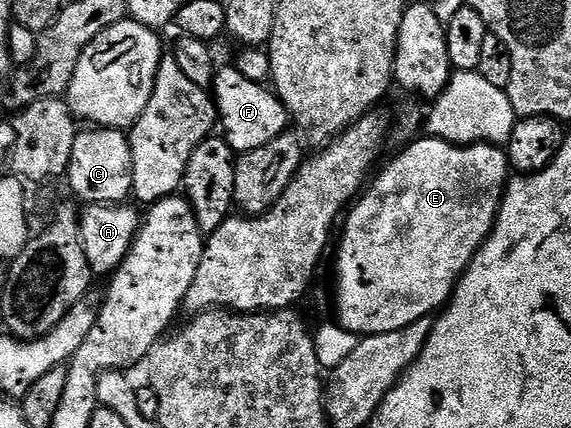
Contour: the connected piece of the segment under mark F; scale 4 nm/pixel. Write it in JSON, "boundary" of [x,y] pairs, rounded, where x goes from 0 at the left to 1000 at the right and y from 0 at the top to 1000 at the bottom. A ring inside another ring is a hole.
{"boundary":[[[389,152],[370,203],[391,320],[410,357],[424,360],[485,325],[506,294],[499,245],[466,199],[434,187],[410,152]]]}

